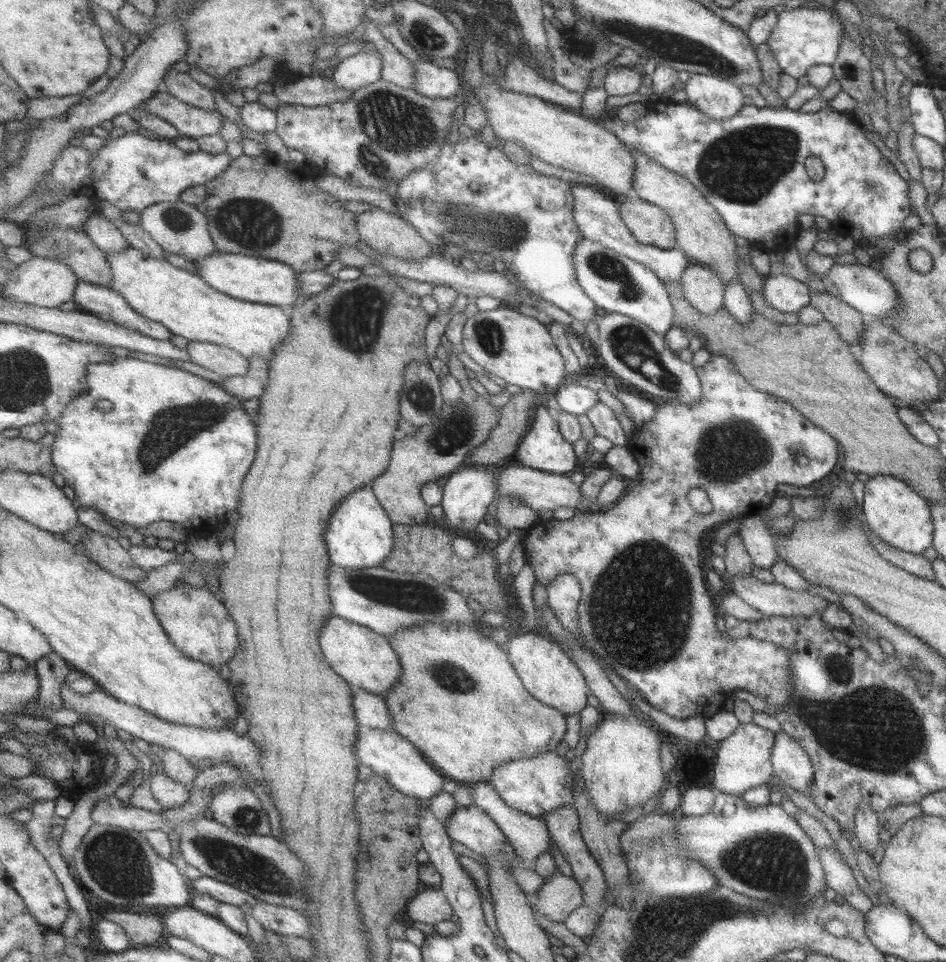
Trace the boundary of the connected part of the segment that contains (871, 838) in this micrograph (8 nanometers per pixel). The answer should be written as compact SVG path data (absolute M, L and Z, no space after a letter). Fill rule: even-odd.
M861 802L855 814L855 836L859 840L860 849L872 857L878 848L878 842L881 841L879 830L878 813L874 812L869 804Z

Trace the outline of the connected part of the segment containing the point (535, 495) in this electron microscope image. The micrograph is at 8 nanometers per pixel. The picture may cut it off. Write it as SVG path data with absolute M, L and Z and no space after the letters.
M510 466L504 468L498 473L498 502L502 496L513 496L514 498L523 498L526 504L534 507L536 512L554 511L562 506L568 506L577 509L581 504L581 498L584 497L581 487L572 480L570 475L560 475L546 473L546 471L537 470L528 466Z

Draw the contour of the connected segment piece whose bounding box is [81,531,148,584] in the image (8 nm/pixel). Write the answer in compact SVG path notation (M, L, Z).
M92 531L81 542L89 550L87 555L106 570L121 575L122 578L129 579L136 584L147 577L148 571L133 559L129 549L124 548L120 540L115 537Z

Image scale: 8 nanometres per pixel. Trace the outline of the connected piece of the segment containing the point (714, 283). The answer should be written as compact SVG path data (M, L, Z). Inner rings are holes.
M691 262L682 273L686 300L702 314L712 314L723 306L725 284L710 267Z

